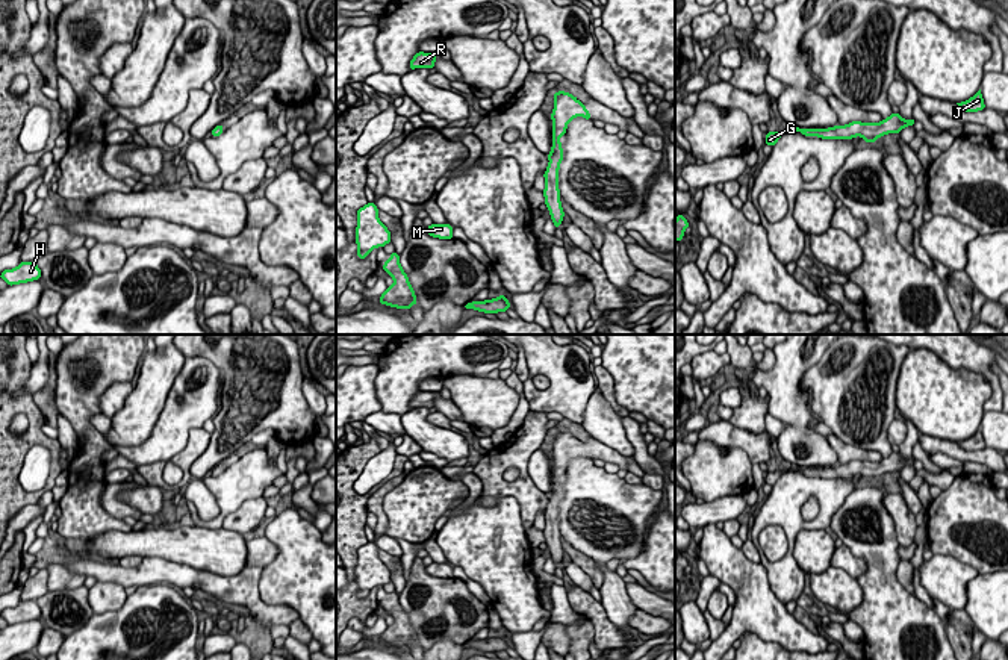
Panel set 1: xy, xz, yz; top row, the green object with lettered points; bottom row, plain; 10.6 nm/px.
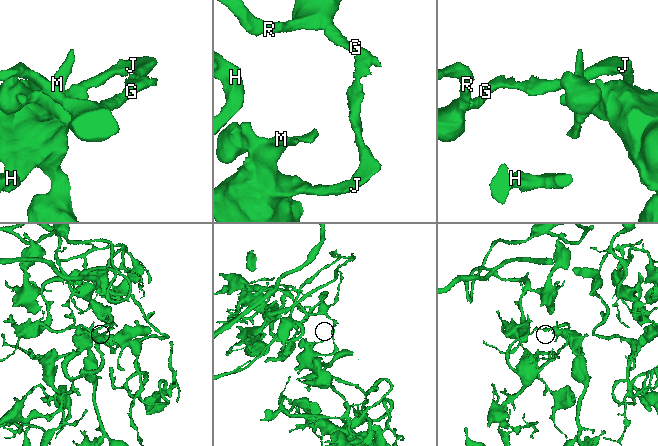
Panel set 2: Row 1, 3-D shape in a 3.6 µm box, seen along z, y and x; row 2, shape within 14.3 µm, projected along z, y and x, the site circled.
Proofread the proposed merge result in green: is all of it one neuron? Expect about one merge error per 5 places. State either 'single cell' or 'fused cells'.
single cell

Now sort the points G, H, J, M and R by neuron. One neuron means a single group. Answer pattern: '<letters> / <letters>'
G H J M R

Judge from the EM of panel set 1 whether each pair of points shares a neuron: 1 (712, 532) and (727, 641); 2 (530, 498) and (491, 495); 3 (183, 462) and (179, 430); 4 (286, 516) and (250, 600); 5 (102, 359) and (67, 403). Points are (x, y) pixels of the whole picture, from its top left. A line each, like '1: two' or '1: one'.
1: one
2: one
3: two
4: two
5: one

